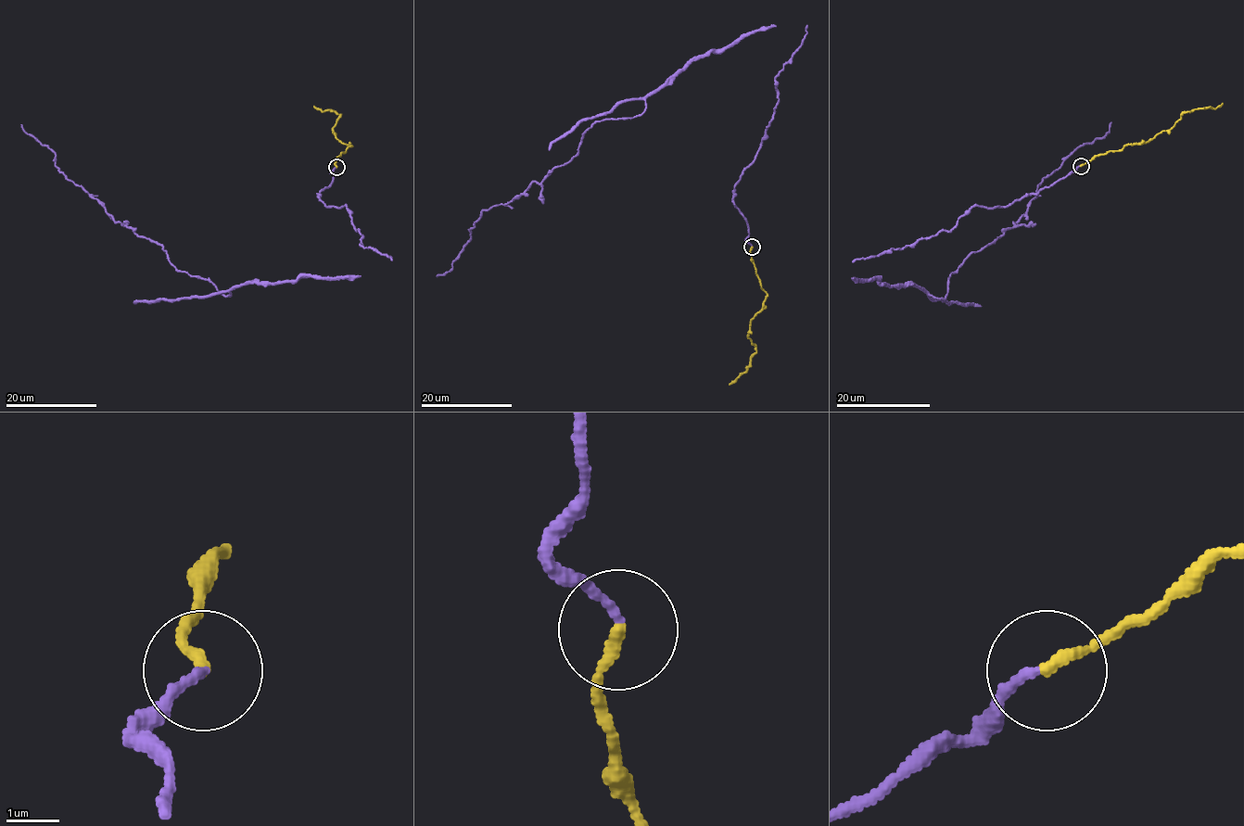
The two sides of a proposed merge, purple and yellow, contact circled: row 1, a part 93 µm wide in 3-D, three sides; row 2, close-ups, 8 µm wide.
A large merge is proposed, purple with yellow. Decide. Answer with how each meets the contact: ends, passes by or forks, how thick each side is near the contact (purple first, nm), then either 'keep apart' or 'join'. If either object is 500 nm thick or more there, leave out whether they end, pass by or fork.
purple ends | yellow ends | 160/240 nm | join

